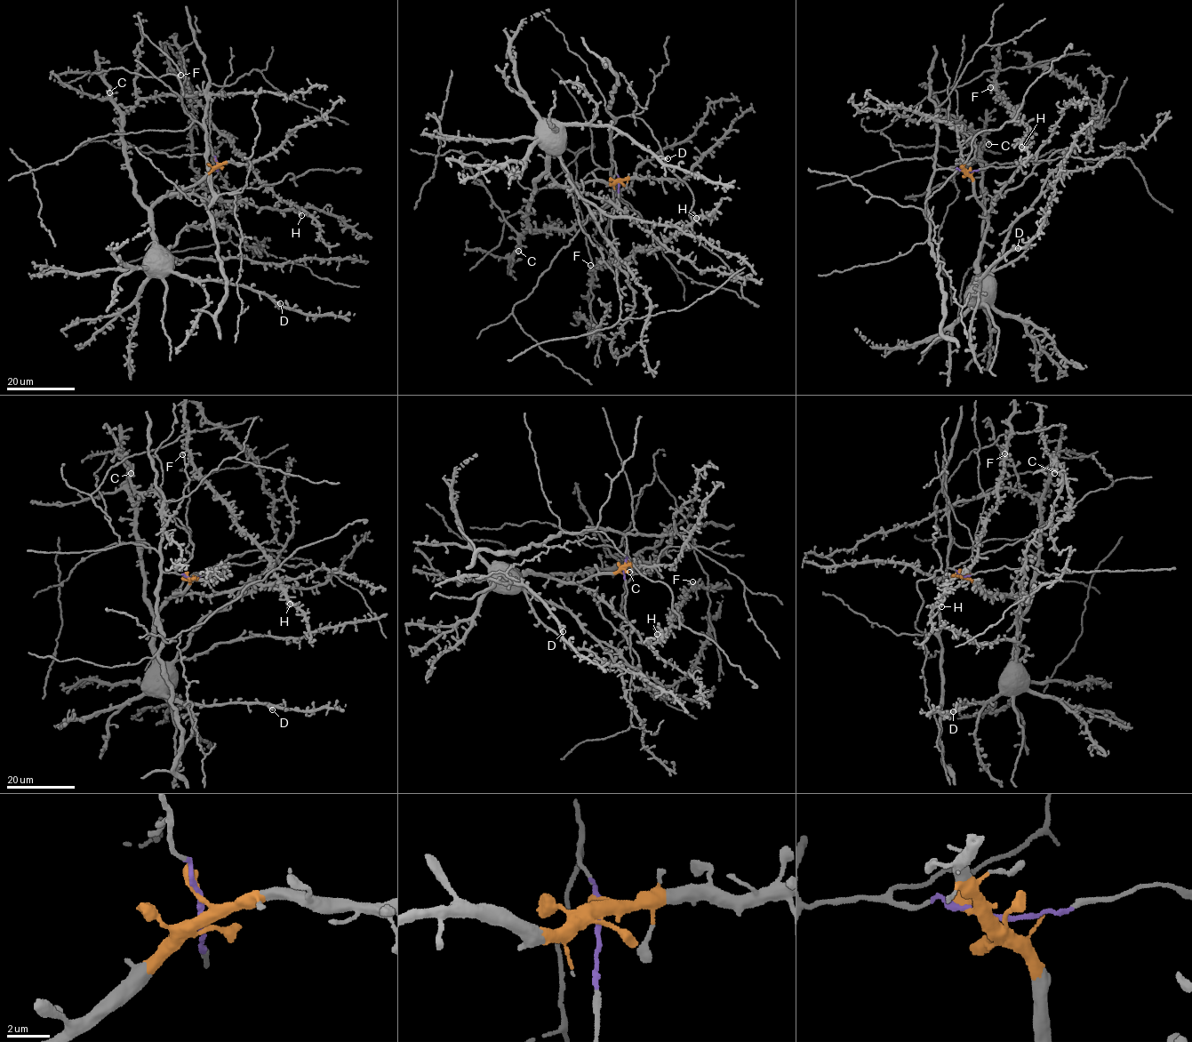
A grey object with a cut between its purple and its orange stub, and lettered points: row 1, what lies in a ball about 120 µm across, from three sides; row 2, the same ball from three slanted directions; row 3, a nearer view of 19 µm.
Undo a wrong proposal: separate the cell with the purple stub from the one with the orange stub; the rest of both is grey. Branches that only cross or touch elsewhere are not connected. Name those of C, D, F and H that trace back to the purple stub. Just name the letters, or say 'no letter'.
F, H

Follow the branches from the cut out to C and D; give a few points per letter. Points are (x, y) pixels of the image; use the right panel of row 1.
C: (966, 172), (987, 217), (988, 227), (983, 241), (980, 154), (982, 140), (986, 140), (988, 144)
D: (966, 172), (988, 227), (980, 248), (976, 296), (978, 279), (988, 267), (1018, 248)

